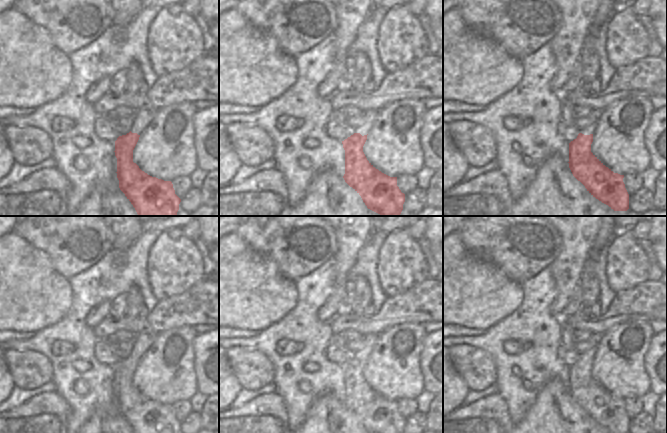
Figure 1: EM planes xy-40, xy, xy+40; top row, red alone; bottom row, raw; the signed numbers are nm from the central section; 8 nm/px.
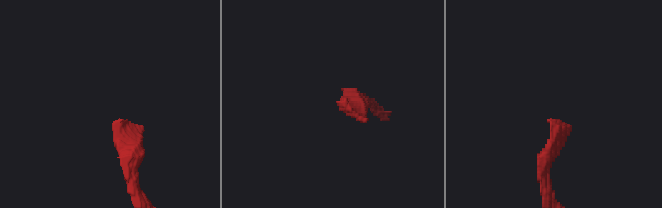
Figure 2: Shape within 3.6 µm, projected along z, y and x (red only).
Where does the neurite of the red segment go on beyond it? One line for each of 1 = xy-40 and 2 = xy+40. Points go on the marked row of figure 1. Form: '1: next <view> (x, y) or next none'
1: next none
2: next none

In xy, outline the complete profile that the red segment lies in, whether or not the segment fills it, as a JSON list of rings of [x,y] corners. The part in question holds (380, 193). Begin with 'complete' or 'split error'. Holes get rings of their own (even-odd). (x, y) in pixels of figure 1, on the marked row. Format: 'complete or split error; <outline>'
complete; [[[354,133],[342,141],[345,150],[345,182],[362,198],[368,209],[381,216],[400,216],[405,194],[397,186],[397,177],[376,169],[366,158],[363,146],[367,135]]]

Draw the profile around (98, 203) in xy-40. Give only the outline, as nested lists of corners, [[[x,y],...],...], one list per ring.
[[[92,191],[70,216],[139,216],[125,194]]]

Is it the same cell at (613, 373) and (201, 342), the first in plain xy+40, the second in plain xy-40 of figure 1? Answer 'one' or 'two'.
two

